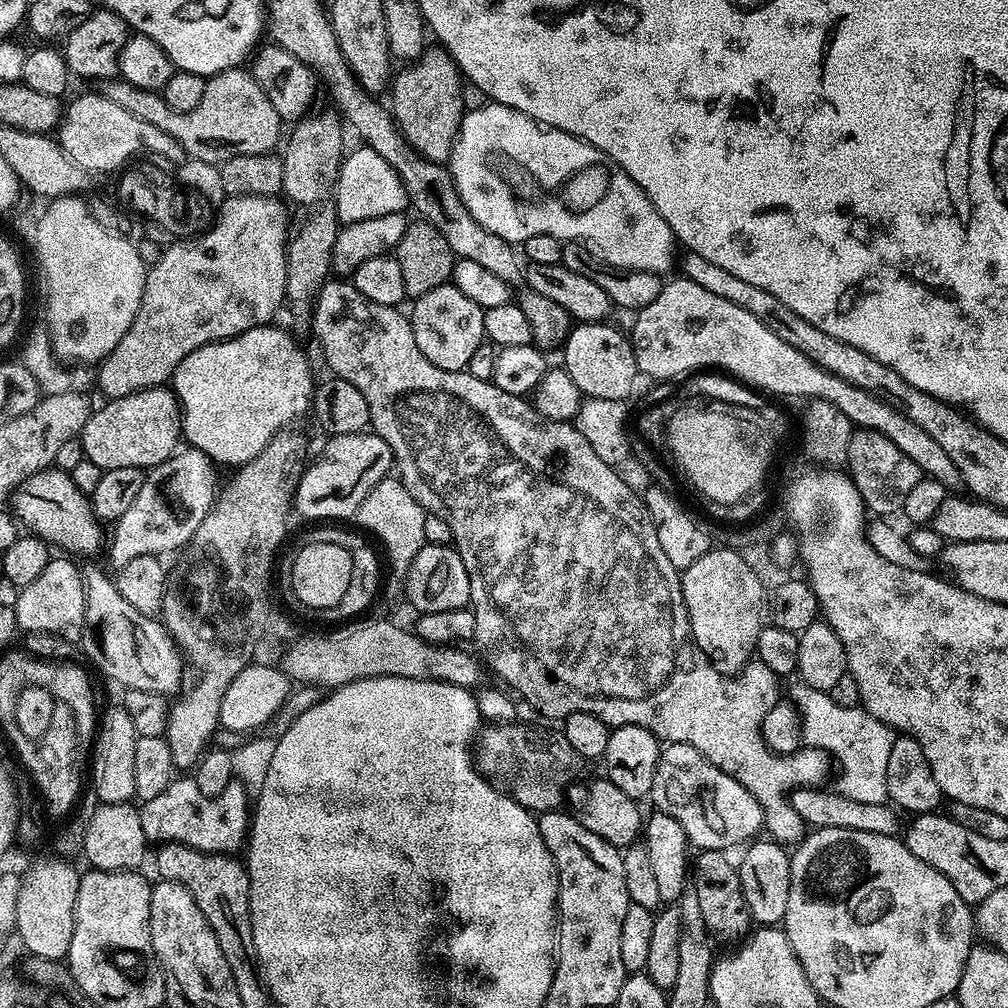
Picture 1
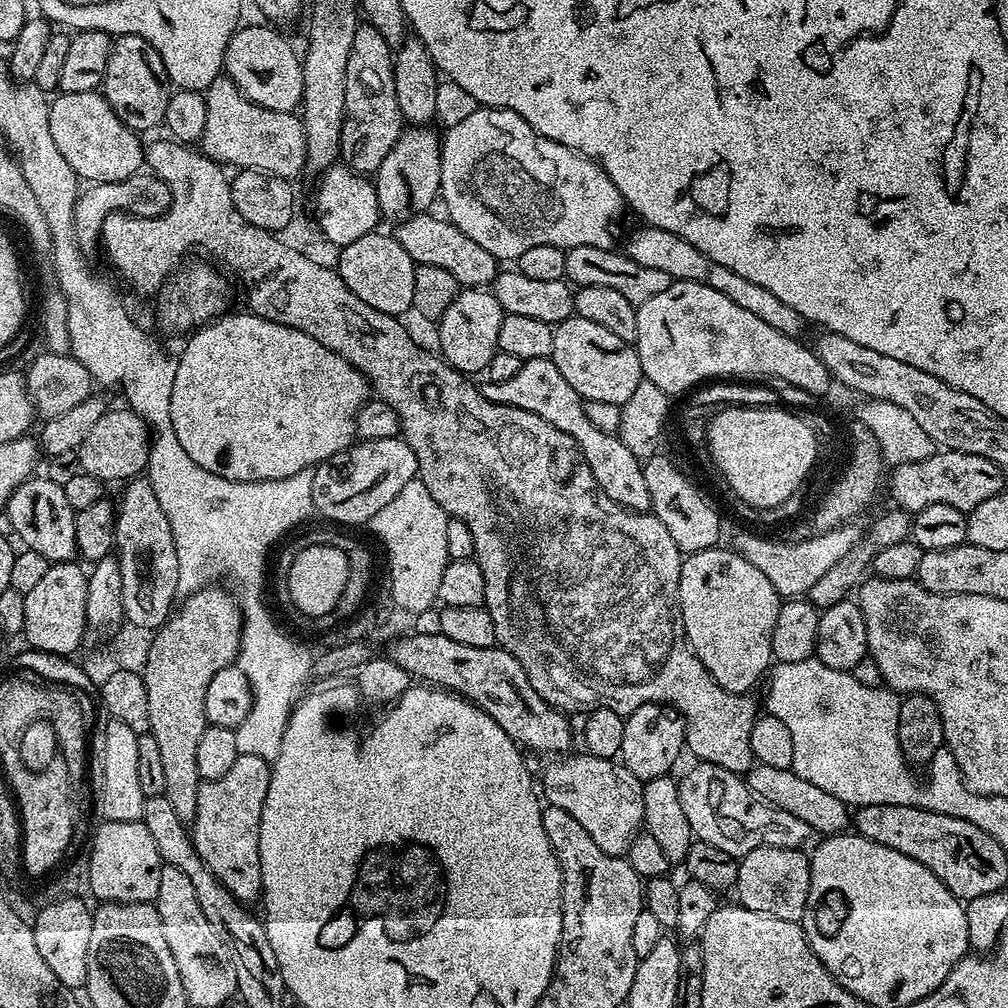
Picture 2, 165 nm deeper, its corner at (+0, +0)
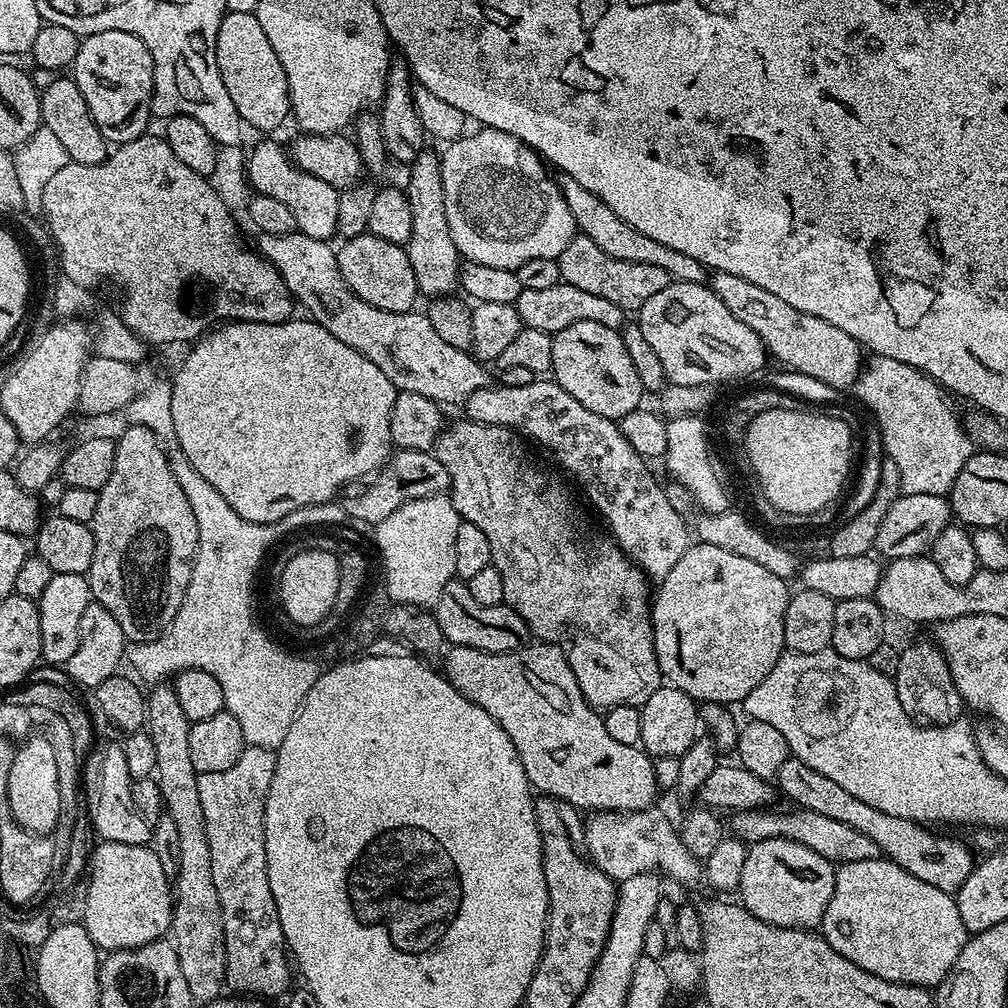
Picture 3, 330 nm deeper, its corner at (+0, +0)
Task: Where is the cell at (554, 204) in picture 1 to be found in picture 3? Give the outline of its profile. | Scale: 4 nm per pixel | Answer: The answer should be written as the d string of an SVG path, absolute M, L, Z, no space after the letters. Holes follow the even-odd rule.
M481 127L480 132L465 134L459 140L451 141L448 148L440 156L440 169L442 170L442 190L446 190L446 222L450 222L450 234L454 234L454 246L461 257L468 262L482 262L482 266L502 266L516 269L522 262L530 262L534 258L558 258L566 246L570 246L572 239L577 236L578 229L574 222L574 214L570 214L570 206L566 206L566 198L562 198L559 183L552 180L553 173L546 167L545 161L532 149L526 146L514 134L506 134L502 130Z

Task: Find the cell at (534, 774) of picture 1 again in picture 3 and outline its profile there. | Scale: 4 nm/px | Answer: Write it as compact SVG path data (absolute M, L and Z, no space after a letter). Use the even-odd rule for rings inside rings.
M653 806L642 812L597 812L589 815L584 826L584 850L589 861L610 879L620 883L631 875L659 872L688 886L703 879L703 865L682 844L671 820Z

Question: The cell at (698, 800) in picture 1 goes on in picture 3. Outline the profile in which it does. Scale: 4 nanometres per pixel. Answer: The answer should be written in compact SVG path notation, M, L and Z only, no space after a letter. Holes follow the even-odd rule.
M796 808L792 812L784 812L781 816L771 816L768 810L735 813L730 820L730 832L737 840L743 840L751 846L758 842L766 842L774 838L782 838L790 842L798 842L802 846L814 850L814 854L822 854L833 866L859 860L879 860L882 853L877 843L868 835L837 822L834 818L826 818L822 814L814 814L814 810Z

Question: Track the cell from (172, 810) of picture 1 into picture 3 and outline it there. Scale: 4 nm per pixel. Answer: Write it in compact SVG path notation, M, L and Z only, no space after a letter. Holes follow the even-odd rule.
M245 747L242 758L238 758L230 770L198 775L198 795L202 801L202 815L206 818L206 842L210 842L210 870L214 874L214 886L218 889L218 902L222 902L222 922L226 934L224 983L229 989L233 988L233 993L253 998L283 997L289 991L288 983L293 972L282 934L282 922L278 922L278 906L274 906L274 894L270 894L270 878L266 874L264 811L275 765L276 753L273 749Z

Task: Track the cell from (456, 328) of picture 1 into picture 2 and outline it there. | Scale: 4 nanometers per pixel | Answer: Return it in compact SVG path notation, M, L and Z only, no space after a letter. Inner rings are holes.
M464 288L457 291L450 306L440 315L439 355L458 372L473 374L483 373L487 369L490 358L498 351L498 326L502 326L502 318L506 313L492 297L491 291L483 288Z

